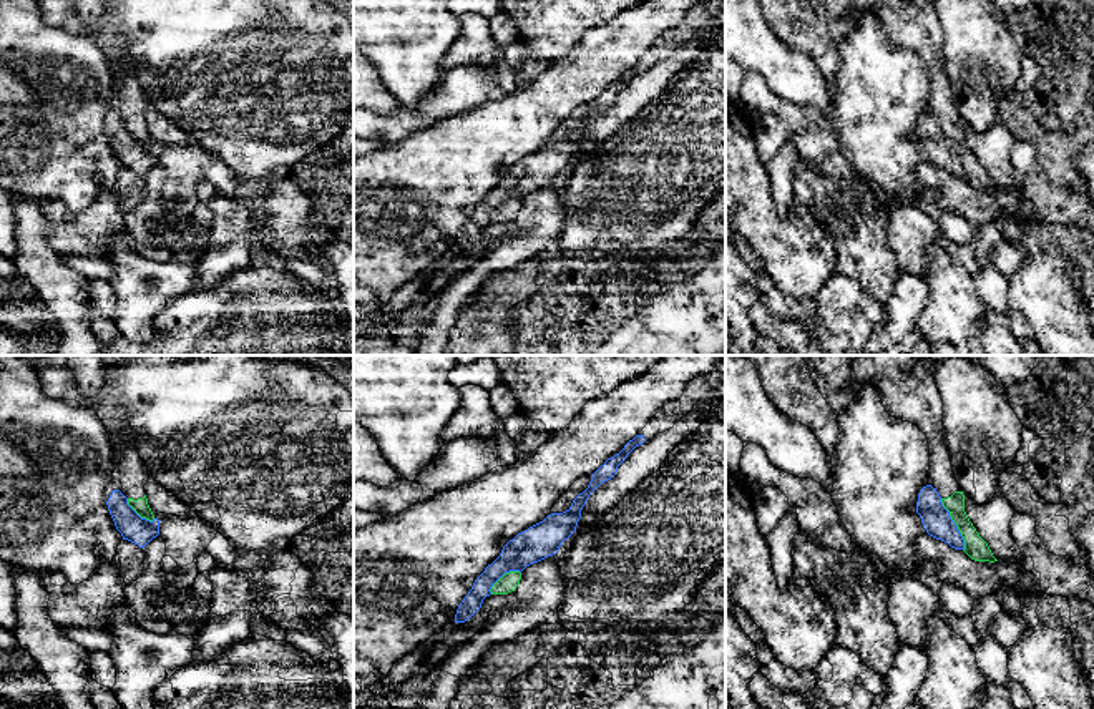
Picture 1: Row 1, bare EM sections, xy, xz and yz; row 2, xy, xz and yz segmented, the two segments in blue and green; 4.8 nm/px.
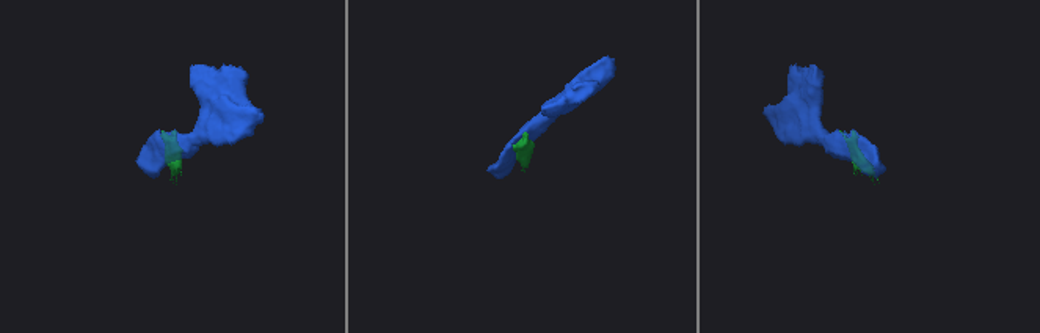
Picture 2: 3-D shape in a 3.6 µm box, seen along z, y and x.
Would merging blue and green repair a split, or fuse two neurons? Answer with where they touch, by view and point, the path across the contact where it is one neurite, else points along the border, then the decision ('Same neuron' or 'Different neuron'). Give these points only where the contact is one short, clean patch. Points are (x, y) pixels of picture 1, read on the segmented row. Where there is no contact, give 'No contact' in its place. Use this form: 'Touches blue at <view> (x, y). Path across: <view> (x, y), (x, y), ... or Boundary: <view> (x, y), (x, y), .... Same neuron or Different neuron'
Touches blue at yz (955, 525). Boundary: yz (940, 498), (963, 540), (963, 550). Different neuron

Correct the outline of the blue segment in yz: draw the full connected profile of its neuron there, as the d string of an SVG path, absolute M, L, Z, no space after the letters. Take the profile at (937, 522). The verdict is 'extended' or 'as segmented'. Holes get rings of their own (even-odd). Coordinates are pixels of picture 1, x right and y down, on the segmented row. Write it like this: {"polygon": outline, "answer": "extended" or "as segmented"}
{"polygon": "M931 485L920 490L916 513L930 536L948 543L955 550L965 550L965 540L956 523L943 506L940 493Z", "answer": "as segmented"}

